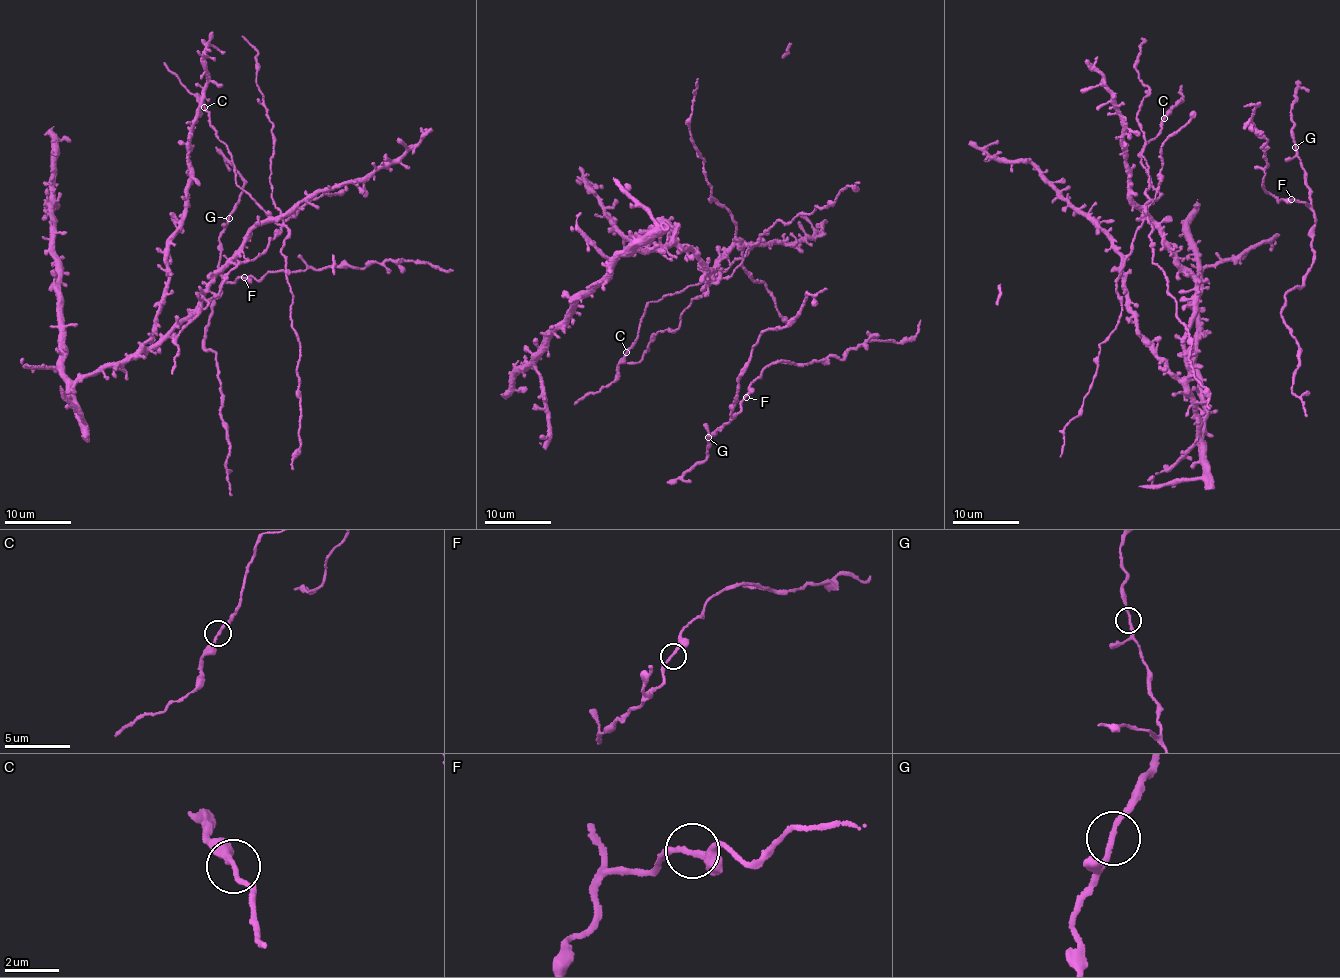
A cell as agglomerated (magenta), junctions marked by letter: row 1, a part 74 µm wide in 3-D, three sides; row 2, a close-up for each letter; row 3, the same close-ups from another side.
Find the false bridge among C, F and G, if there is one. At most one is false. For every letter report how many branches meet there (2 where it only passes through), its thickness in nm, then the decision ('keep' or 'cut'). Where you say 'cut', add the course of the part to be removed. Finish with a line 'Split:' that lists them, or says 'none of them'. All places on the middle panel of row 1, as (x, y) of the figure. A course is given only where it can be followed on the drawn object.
C: branches 2; calibre 190 nm; keep
F: branches 2; calibre 200 nm; keep
G: branches 2; calibre 200 nm; keep
Split: none of them

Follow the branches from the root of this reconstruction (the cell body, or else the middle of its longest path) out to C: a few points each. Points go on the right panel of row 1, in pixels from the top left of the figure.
C: (1156, 198), (1161, 195), (1150, 185), (1150, 175), (1138, 153), (1143, 145), (1160, 132), (1163, 118)

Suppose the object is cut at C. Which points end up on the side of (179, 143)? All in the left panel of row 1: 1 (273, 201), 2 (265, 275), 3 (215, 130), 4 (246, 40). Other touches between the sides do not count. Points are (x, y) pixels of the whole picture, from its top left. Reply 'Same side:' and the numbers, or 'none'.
Same side: 2

